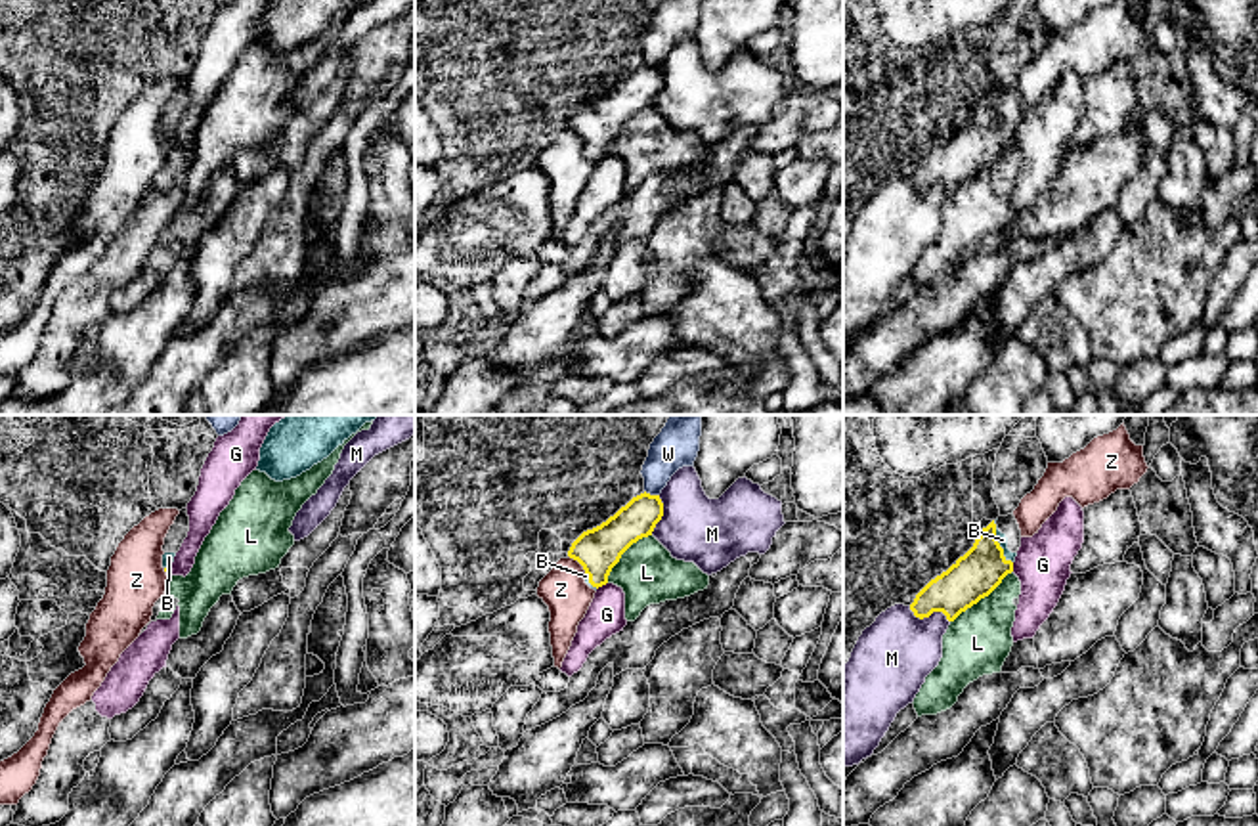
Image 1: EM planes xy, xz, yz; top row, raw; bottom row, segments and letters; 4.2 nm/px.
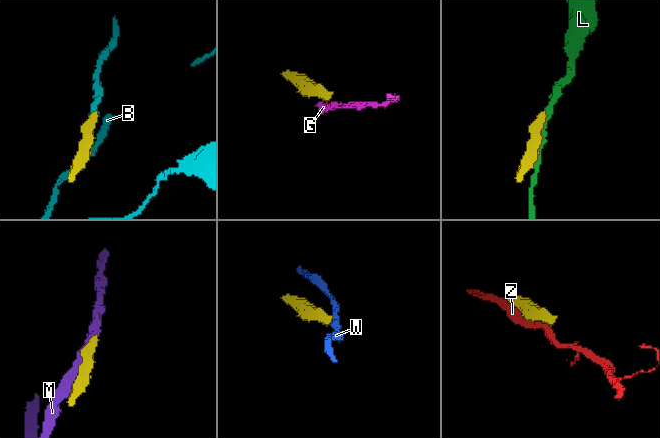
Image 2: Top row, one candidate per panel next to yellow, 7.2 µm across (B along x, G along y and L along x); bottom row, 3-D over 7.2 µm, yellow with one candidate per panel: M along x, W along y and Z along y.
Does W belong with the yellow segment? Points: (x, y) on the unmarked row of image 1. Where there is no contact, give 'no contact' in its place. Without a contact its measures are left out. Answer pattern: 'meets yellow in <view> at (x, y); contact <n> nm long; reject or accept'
meets yellow in xz at (652, 67); contact 70 nm long; reject

